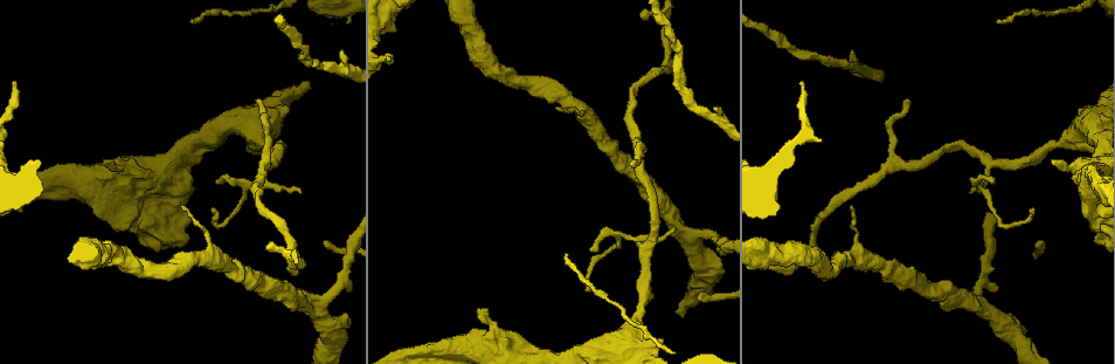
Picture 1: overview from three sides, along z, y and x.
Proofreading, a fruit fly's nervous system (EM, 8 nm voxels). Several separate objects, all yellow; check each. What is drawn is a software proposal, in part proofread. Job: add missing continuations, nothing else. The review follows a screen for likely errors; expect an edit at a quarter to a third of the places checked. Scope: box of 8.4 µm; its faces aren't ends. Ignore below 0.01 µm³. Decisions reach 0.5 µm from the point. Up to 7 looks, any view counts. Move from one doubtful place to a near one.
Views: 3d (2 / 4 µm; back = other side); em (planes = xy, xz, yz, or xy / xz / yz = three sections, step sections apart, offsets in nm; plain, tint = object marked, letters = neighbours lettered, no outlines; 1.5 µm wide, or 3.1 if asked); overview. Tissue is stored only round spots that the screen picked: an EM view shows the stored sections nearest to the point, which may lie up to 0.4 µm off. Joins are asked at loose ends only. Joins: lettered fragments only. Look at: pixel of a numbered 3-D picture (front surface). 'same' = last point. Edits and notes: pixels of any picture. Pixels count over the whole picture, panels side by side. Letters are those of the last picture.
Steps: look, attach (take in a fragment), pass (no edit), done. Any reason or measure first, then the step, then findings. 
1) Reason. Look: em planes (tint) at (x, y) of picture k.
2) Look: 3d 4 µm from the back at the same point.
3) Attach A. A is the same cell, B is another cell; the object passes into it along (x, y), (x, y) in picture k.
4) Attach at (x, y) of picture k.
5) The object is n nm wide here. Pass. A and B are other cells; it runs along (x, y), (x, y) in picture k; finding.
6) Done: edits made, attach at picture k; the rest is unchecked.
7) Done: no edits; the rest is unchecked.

Free end. Look: em planes (letters) at (1053, 161) of picture 1.

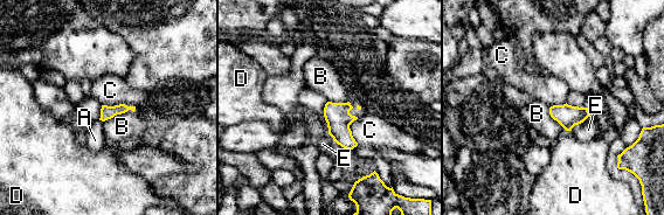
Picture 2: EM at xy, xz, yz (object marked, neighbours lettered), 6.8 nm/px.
Pass. A, B, C, D and E are other cells; a border runs along (357, 117), (350, 130), (358, 144) in picture 2; no lettered fragment goes on from it.

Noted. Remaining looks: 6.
Look: em planes (letters) at (342, 51) of picture 1.

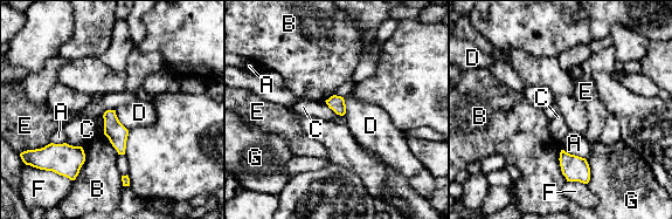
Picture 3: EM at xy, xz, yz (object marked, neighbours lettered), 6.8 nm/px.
Pass. A, B, C, D, E, F and G are other cells; a border runs along (115, 110), (118, 121), (127, 130) in picture 3; no lettered fragment goes on from it.

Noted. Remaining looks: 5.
Free end. Look: em planes (tint) at (257, 100) of picture 1.

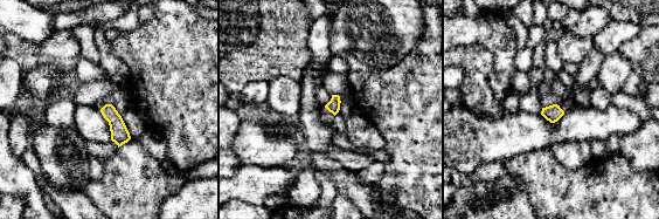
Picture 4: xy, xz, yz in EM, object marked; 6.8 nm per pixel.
Look: em planes (letters) at the same point.

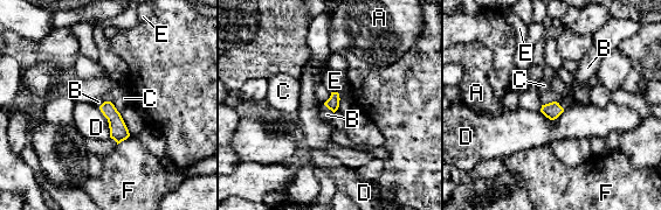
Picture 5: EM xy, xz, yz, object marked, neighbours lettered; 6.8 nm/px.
The object is 90 nm wide here. Attach B. B is the same cell, A, C, D, E and F are other cells; the object passes into it along (332, 103), (329, 109), (326, 114) in picture 5; the cell continues.

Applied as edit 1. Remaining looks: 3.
Done: edits made, attach at picture 5; the rest is unchecked.

